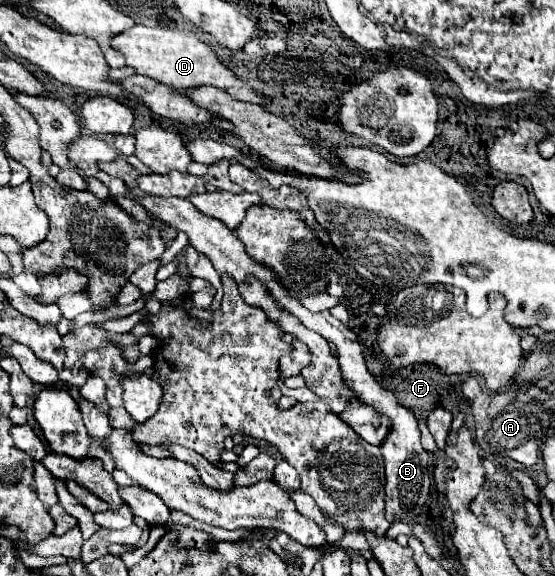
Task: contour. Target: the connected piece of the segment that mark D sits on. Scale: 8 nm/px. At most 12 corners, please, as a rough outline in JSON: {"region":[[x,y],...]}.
{"region":[[135,25],[113,37],[137,73],[179,91],[265,101],[207,43]]}

